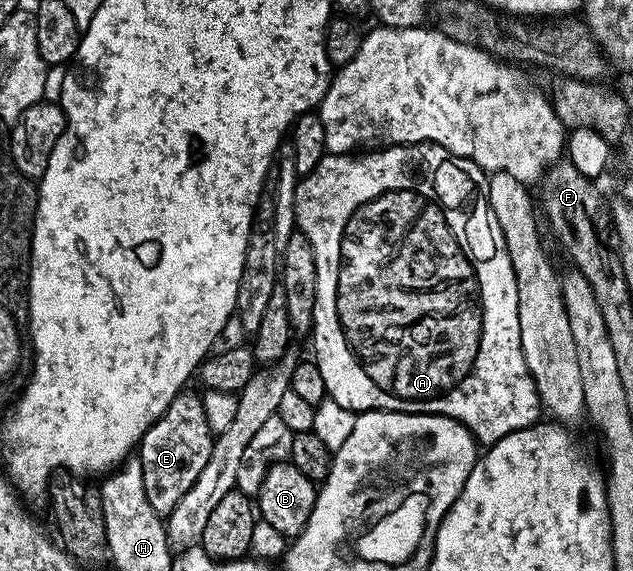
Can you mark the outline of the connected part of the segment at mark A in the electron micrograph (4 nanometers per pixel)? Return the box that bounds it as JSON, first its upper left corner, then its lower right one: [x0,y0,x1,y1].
[296,143,541,445]

